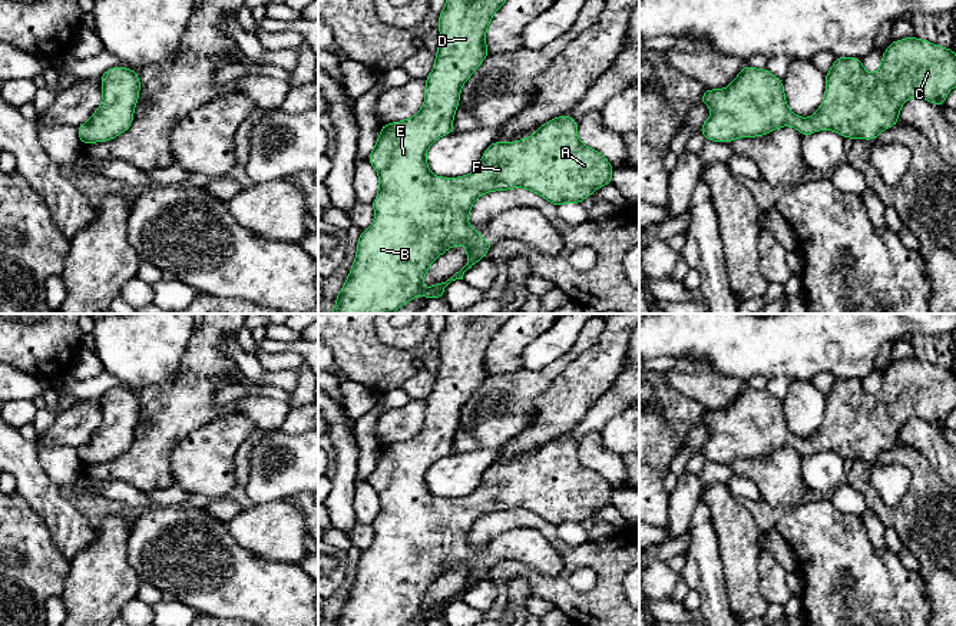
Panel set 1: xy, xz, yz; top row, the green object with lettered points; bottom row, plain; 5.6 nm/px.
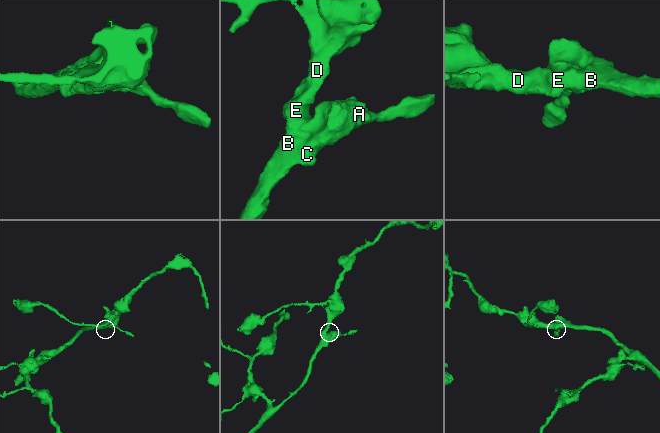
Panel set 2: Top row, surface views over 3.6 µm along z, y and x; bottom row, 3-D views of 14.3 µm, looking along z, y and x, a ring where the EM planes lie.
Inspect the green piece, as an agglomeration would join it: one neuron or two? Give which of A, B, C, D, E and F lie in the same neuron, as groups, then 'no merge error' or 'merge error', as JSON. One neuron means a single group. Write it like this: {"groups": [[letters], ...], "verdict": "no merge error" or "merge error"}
{"groups": [["A", "B", "C", "D", "E", "F"]], "verdict": "no merge error"}

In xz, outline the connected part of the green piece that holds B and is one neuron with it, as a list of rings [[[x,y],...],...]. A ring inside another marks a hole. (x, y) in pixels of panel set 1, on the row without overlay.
[[[446,314],[446,327],[439,337],[440,364],[436,372],[434,387],[426,398],[424,425],[410,440],[381,447],[377,464],[368,476],[370,486],[378,494],[378,514],[371,523],[376,533],[373,544],[361,553],[357,563],[357,574],[348,599],[335,617],[335,626],[404,626],[419,616],[427,620],[443,619],[444,609],[456,600],[463,600],[464,593],[482,579],[493,566],[482,559],[482,553],[469,547],[469,533],[474,521],[494,511],[525,509],[550,523],[553,527],[562,524],[580,524],[596,509],[612,504],[613,487],[598,471],[585,467],[578,458],[578,444],[573,438],[558,437],[543,444],[536,454],[516,463],[493,463],[482,476],[479,487],[469,496],[459,499],[441,499],[430,493],[426,473],[441,457],[453,453],[453,440],[459,427],[463,405],[489,377],[486,367],[486,351],[493,335],[515,314]],[[462,564],[469,579],[467,584],[450,600],[424,609],[423,600],[436,579],[447,570]]]

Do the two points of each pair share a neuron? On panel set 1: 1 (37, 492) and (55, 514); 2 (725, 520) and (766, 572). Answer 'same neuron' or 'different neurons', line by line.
1: same neuron
2: different neurons

